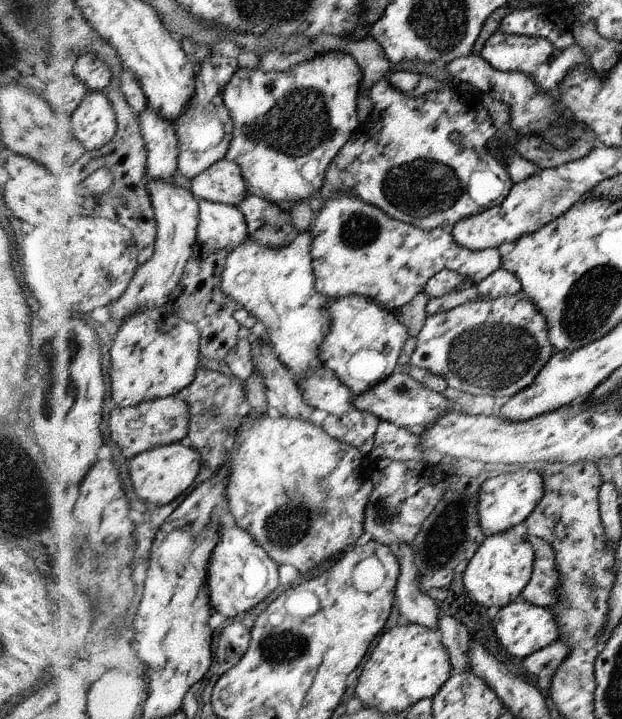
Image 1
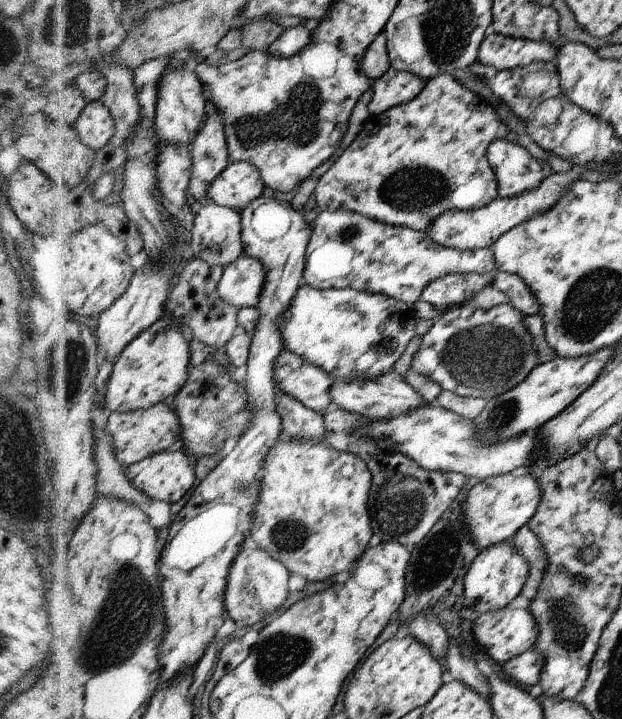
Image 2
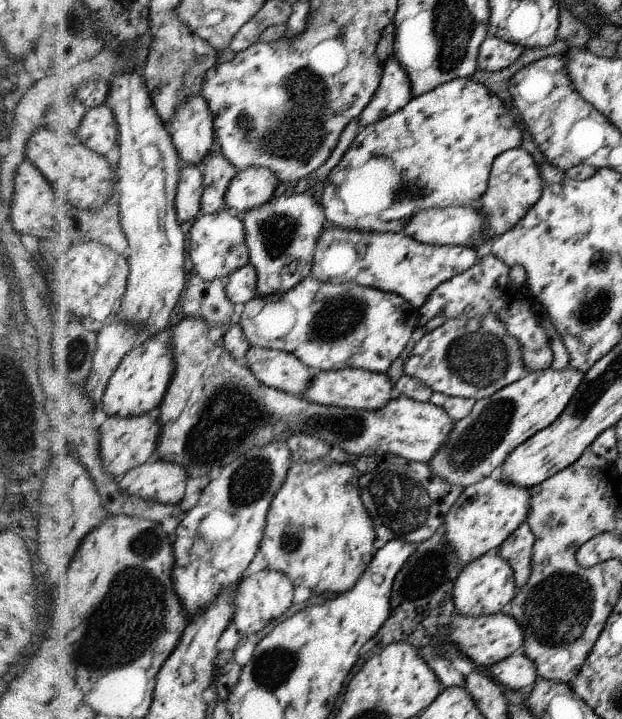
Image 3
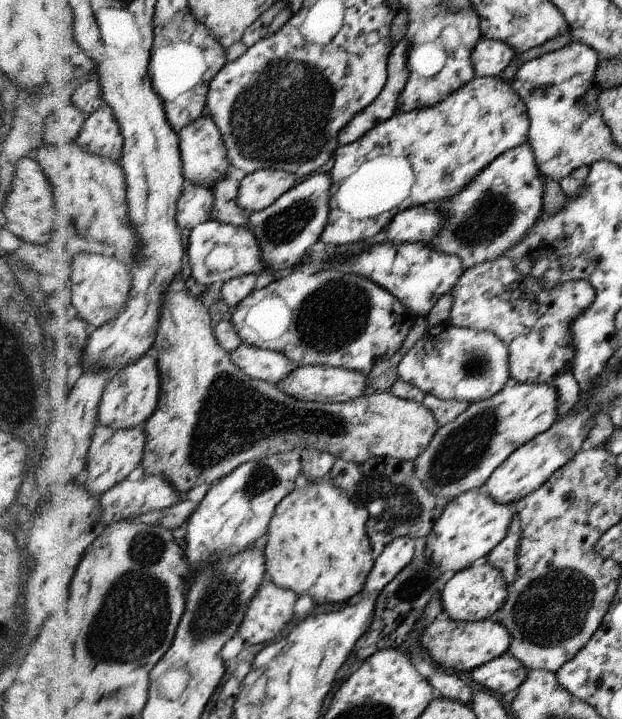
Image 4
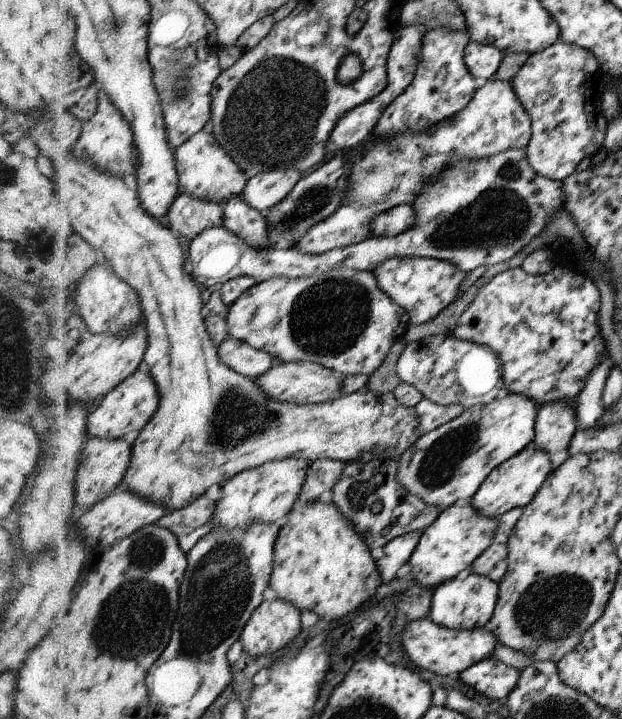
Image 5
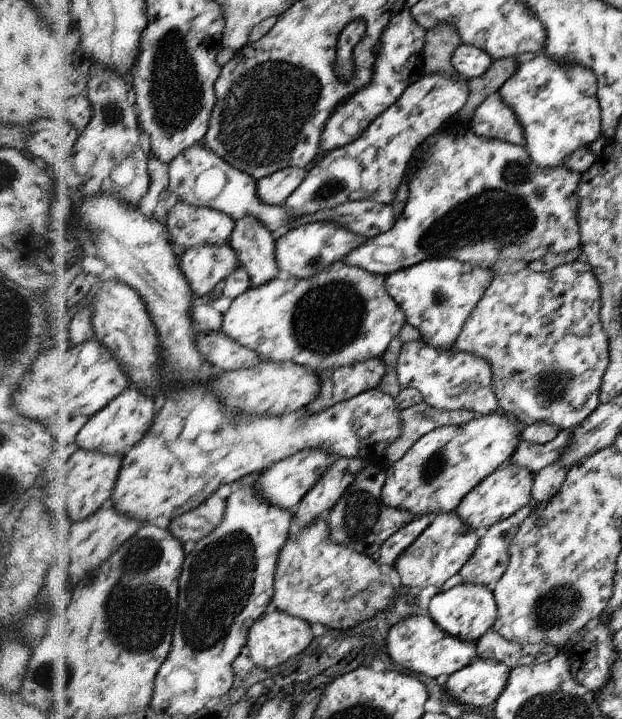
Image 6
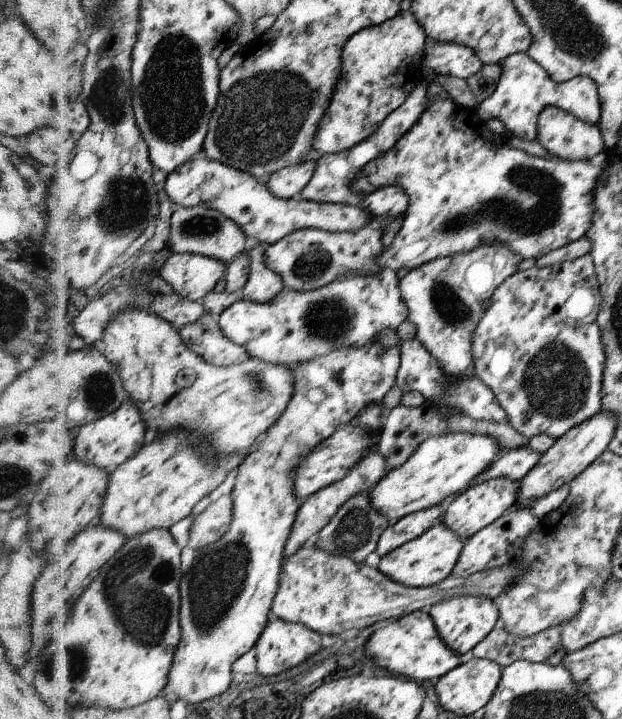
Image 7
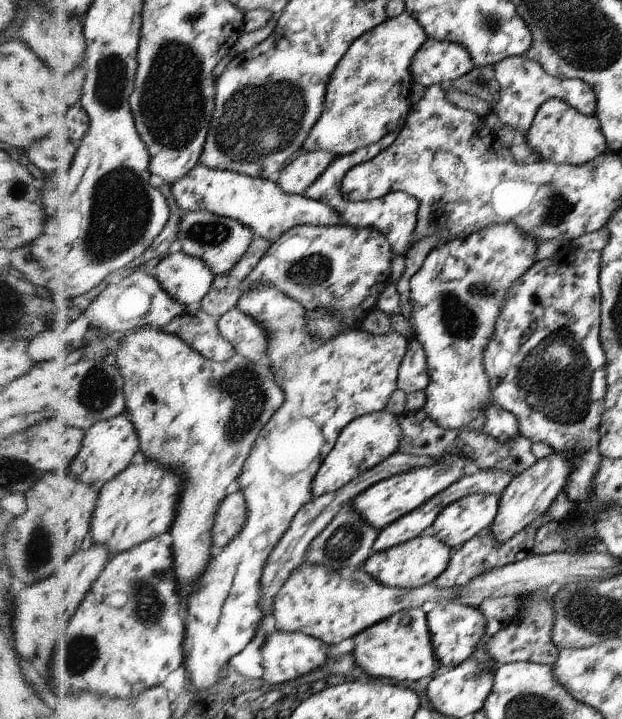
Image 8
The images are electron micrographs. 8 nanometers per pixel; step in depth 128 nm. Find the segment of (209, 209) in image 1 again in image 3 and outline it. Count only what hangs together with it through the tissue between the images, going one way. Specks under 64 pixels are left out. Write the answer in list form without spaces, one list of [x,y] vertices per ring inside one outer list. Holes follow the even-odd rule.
[[[230,208],[223,213],[202,215],[191,229],[191,247],[189,253],[194,262],[194,272],[206,280],[227,280],[237,270],[251,264],[251,250],[247,242],[247,226]]]

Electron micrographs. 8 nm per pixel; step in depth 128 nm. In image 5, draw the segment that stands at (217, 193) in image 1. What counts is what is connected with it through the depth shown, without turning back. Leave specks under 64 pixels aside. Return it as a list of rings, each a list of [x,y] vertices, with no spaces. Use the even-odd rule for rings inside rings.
[[[278,169],[260,173],[250,180],[244,198],[261,213],[268,213],[278,206],[299,185],[304,176],[298,169]]]

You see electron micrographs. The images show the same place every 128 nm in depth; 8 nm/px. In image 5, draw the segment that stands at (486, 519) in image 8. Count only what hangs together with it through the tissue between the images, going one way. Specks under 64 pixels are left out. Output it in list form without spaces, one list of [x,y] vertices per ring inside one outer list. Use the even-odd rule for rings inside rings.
[[[537,445],[533,450],[521,450],[488,476],[479,486],[475,496],[471,498],[471,505],[481,515],[491,519],[498,519],[512,509],[524,508],[534,500],[535,494],[542,488],[543,482],[547,480],[552,470],[550,455],[538,449]]]

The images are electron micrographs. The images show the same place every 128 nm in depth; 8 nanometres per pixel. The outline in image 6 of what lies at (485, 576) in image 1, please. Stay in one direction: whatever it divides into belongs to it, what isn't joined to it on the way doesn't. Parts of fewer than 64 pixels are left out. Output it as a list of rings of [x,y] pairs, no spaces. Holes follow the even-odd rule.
[[[462,583],[447,591],[436,593],[429,603],[429,616],[454,638],[476,643],[488,628],[494,628],[498,618],[495,593],[483,584]]]

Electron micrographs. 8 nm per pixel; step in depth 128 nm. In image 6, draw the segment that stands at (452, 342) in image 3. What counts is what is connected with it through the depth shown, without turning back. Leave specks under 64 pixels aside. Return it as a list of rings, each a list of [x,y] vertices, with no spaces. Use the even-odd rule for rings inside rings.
[[[421,338],[401,345],[397,358],[397,381],[402,389],[418,389],[424,402],[441,411],[467,410],[478,416],[500,412],[499,401],[492,386],[491,366],[476,355],[454,348],[452,351],[438,350]]]

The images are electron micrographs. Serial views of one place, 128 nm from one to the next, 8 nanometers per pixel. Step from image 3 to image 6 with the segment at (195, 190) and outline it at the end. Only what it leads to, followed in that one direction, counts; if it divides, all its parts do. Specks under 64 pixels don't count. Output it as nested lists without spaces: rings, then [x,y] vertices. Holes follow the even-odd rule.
[[[180,201],[166,223],[172,240],[186,249],[231,244],[237,220],[224,211]]]

